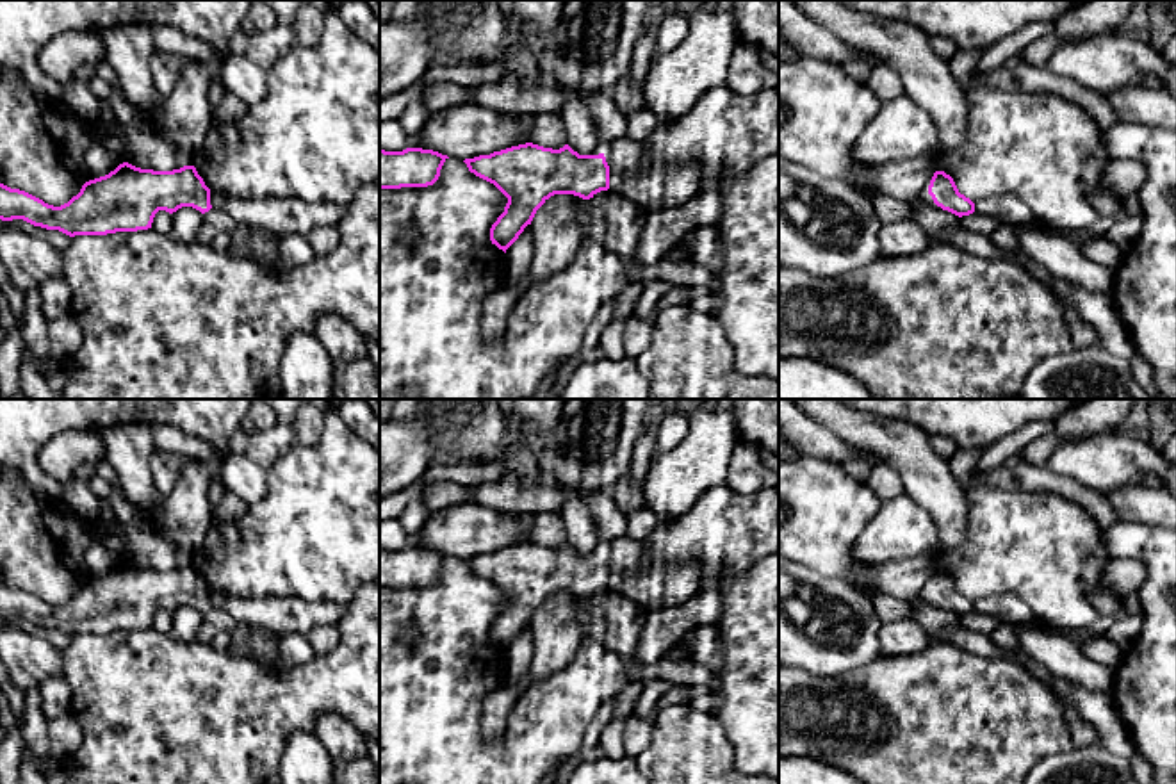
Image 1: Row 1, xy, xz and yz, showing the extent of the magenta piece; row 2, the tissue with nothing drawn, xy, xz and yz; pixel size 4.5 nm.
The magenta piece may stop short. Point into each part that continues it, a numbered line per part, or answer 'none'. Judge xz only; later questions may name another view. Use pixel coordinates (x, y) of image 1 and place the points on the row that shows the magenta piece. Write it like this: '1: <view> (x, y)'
1: xz (649, 186)

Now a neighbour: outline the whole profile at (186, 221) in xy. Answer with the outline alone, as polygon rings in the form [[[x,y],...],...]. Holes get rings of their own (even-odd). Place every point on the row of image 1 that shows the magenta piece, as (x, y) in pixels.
[[[182,207],[173,212],[173,226],[169,237],[178,242],[194,242],[203,225],[203,214],[192,207]]]

